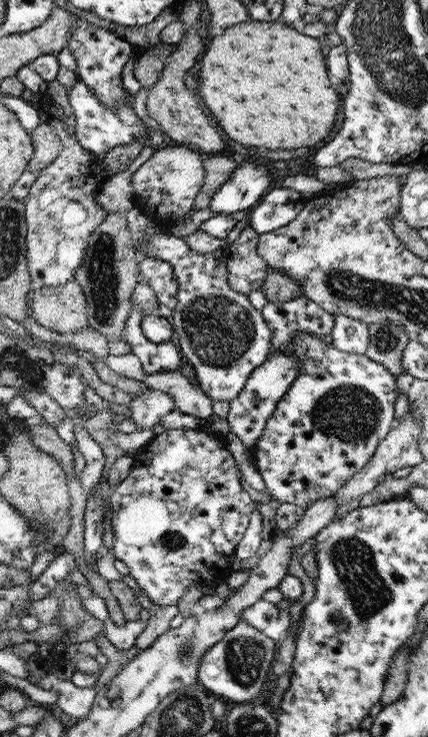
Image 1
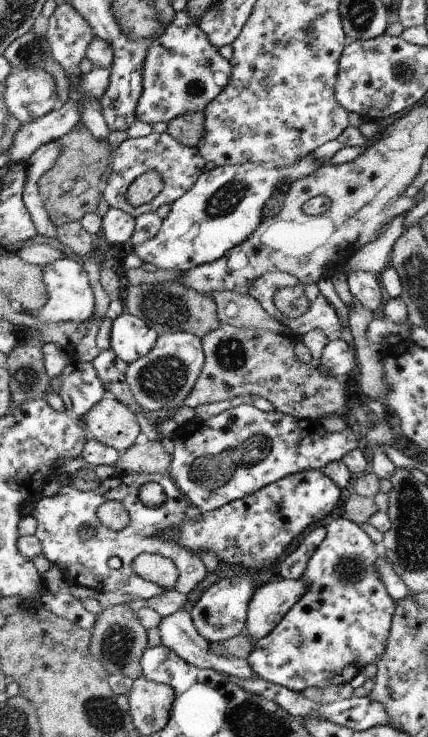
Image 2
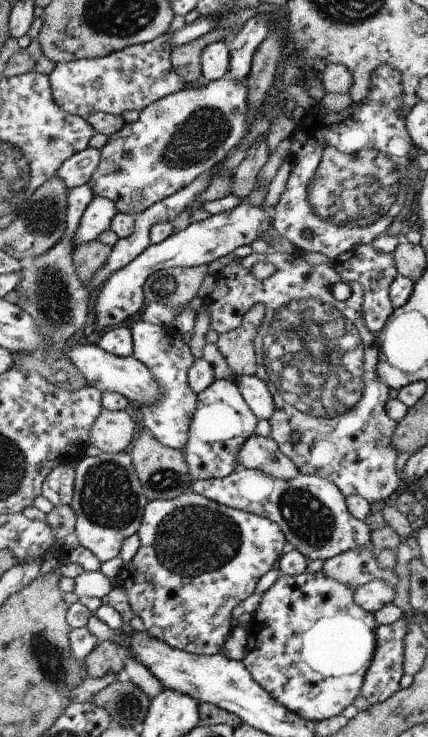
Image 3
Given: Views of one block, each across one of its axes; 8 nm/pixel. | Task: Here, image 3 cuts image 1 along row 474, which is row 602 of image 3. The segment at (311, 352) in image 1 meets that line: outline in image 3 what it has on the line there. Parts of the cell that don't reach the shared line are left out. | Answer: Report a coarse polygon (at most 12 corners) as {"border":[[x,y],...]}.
{"border":[[280,575],[241,660],[308,721],[353,704],[376,648],[356,589]]}

